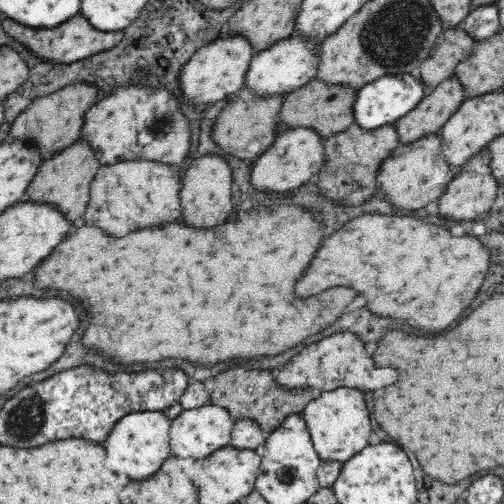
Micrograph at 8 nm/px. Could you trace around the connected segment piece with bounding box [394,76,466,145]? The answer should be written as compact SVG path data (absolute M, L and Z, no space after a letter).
M456 76L430 88L415 109L394 122L400 144L408 144L432 131L439 131L459 110L464 100L465 88Z

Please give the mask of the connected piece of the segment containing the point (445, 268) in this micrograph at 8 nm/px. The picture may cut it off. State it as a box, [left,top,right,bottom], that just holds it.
[296,213,490,330]

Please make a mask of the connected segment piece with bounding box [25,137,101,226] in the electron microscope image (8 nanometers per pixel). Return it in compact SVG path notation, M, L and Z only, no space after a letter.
M81 137L74 144L62 148L60 152L56 152L49 159L41 162L34 180L31 180L32 186L28 186L28 190L26 190L28 196L25 198L31 198L36 202L47 202L62 210L74 226L84 226L82 214L84 214L84 208L88 204L88 188L90 188L92 179L100 165L90 143Z

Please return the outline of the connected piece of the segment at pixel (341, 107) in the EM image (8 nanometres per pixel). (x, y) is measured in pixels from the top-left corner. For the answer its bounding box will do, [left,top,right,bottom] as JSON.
[280,77,360,139]

